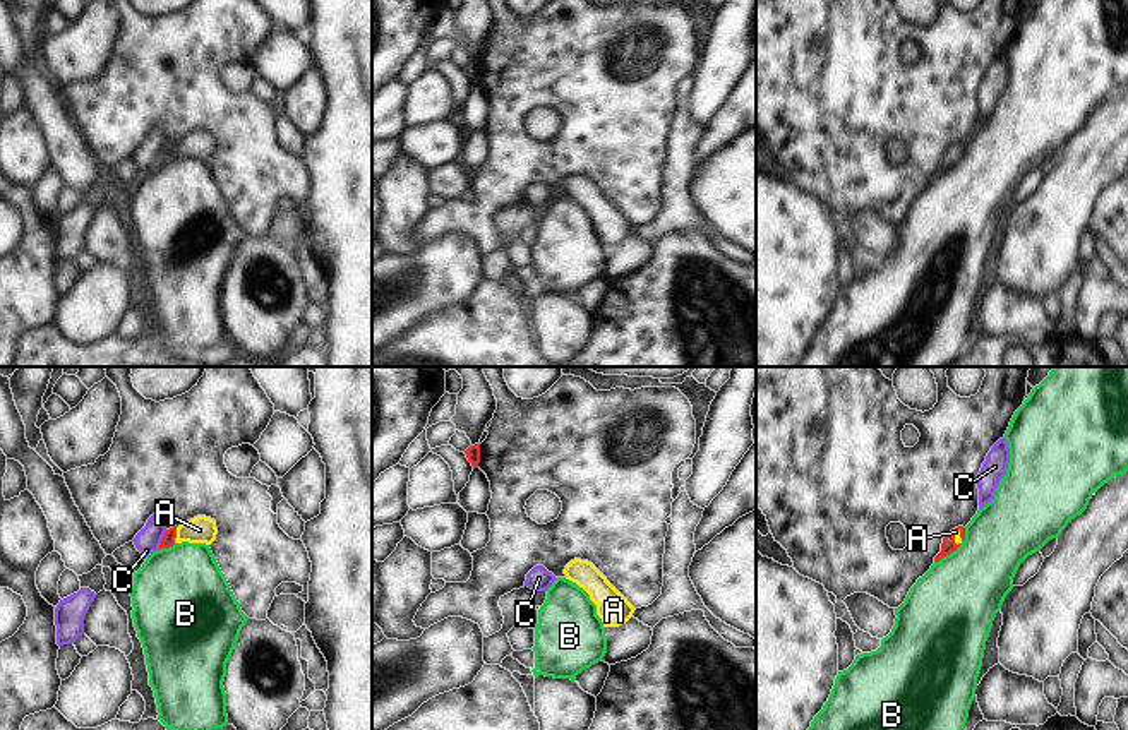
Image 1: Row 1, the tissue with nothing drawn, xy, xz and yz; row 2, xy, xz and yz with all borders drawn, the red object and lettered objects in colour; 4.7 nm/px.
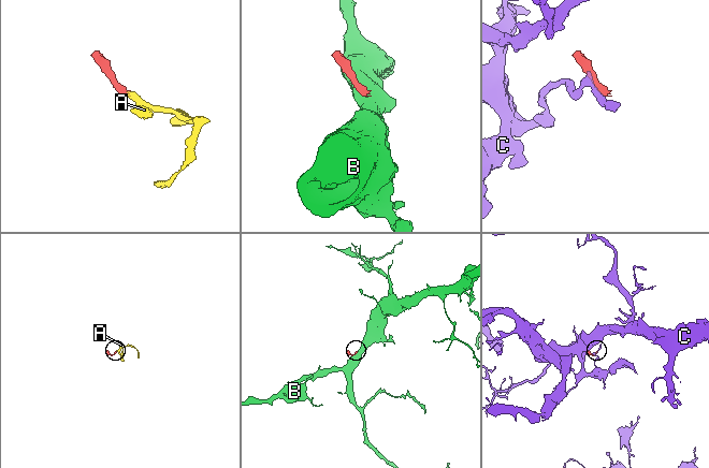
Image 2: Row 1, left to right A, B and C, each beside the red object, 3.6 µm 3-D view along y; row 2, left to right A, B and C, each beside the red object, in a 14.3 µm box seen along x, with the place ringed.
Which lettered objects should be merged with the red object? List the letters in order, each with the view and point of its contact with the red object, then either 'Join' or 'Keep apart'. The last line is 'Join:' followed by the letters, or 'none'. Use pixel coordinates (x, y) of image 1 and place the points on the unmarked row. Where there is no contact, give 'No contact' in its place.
A: Touches red at xy (175, 153). Join
B: Touches red at yz (955, 165). Keep apart
C: Touches red at xy (163, 155). Keep apart
Join: A.

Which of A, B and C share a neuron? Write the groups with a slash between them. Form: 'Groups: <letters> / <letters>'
Groups: A / B / C.

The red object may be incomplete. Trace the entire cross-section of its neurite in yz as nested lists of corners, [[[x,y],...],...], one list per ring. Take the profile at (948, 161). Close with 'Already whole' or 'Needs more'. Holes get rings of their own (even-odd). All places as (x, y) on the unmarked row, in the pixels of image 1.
[[[958,142],[951,146],[950,149],[946,149],[941,159],[941,168],[934,173],[934,178],[939,178],[943,173],[955,168],[962,161],[963,156],[965,156],[963,142]]]. Needs more.

